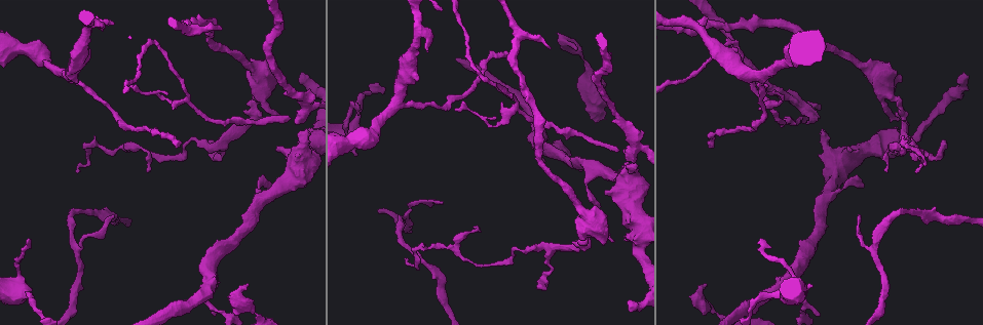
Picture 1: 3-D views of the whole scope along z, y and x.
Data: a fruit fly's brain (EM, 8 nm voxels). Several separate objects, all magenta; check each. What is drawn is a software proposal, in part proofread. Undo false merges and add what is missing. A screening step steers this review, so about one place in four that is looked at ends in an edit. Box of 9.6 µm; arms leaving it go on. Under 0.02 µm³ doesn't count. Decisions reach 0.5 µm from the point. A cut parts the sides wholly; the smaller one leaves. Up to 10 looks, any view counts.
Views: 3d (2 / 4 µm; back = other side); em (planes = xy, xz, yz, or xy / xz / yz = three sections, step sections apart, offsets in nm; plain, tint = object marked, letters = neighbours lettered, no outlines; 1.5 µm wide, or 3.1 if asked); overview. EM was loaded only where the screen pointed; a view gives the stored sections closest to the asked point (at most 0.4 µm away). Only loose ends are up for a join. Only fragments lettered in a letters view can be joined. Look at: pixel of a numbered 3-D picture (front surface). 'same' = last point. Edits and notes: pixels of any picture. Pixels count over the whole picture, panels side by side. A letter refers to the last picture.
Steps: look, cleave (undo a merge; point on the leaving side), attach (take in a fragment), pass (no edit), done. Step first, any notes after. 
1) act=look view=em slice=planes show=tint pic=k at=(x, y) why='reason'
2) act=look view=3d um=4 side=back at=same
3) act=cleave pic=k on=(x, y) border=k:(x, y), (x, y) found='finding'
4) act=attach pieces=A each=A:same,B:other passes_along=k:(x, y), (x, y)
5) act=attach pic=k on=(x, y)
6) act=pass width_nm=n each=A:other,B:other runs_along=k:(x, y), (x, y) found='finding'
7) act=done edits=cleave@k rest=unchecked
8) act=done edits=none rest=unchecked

act=look view=3d um=4 side=back pic=1 at=(441, 203) why='tapers out'

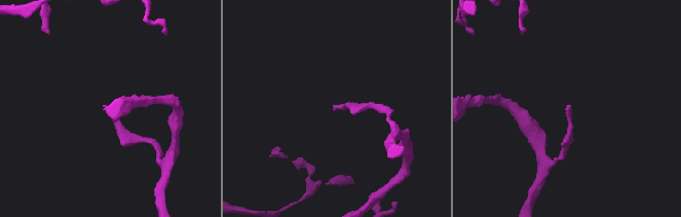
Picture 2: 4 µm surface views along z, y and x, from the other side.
act=look view=em slice=planes show=letters pic=2 at=(566, 106)

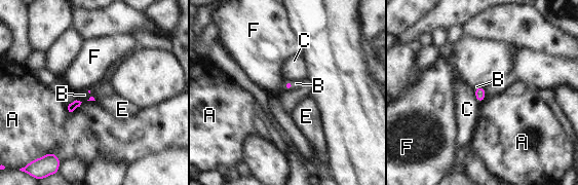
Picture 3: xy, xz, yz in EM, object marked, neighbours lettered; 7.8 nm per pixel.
act=attach pieces=B each=A:other,B:same,C:other,E:other,F:other found='it goes on there'

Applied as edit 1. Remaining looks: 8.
act=look view=em slice=planes show=letters pic=1 at=(732, 43) why='sharp bend'

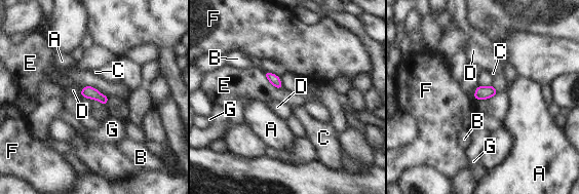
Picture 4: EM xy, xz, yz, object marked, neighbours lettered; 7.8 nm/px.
act=pass each=A:other,B:other,C:other,D:other,E:other,F:other,G:other border=4:(83, 86), (93, 86), (108, 98) found='all the same neuron'

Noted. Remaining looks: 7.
act=look view=3d um=2 pic=1 at=(764, 85) why='tapers out'

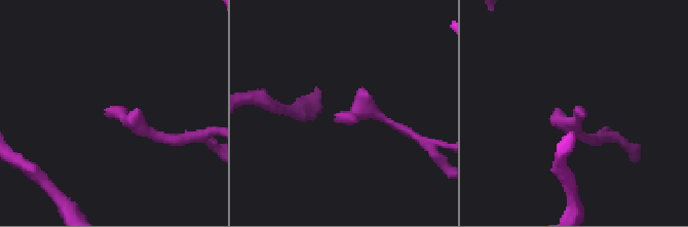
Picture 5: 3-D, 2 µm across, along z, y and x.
act=look view=em slice=planes show=letters pic=5 at=(106, 111)

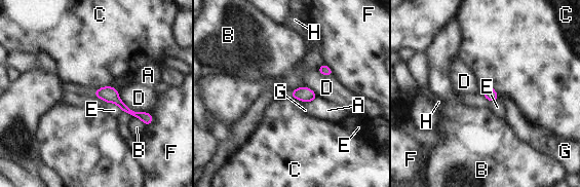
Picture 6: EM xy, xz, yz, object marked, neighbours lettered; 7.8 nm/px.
act=pass width_nm=100 each=A:other,B:other,C:other,D:other,E:other,F:other,G:other,H:other border=6:(110, 85), (99, 87), (93, 92) found='no lettered fragment goes on from it'

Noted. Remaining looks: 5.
act=look view=3d um=2 pic=1 at=(220, 28) why='free end'

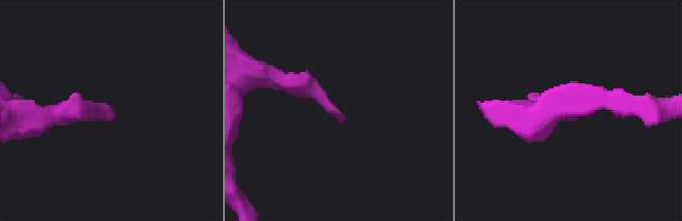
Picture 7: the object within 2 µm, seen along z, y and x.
act=look view=em slice=yz step=4 show=tint pic=7 at=(114, 117)

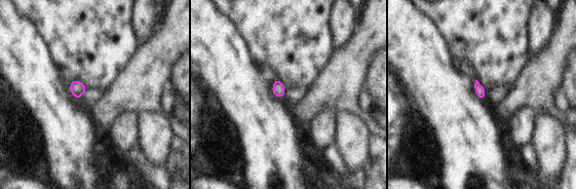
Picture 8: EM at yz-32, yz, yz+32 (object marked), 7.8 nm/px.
act=look view=em slice=planes show=letters at=same why='another direction'

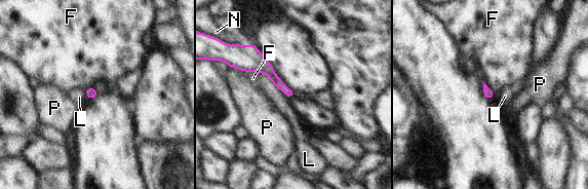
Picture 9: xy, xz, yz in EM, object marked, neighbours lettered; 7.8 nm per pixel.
act=pass each=F:other,L:other,N:other,P:other border=9:(239, 69), (257, 73) found='no lettered fragment goes on from it'

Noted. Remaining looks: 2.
act=done edits=attach@3 rest=unchecked

